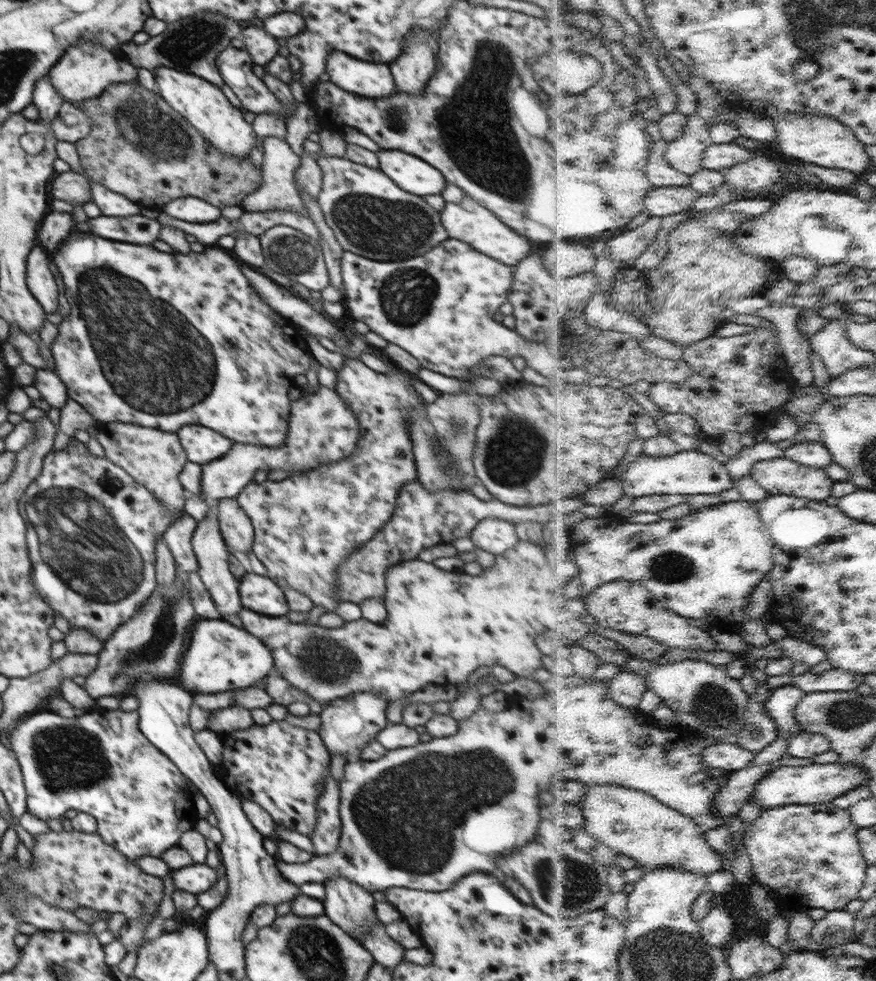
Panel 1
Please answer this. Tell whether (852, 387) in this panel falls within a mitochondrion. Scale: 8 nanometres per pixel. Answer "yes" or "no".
no

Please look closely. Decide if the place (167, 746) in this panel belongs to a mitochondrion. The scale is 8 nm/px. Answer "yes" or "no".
no

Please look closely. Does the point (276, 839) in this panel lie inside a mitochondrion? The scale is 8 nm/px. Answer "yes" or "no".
no

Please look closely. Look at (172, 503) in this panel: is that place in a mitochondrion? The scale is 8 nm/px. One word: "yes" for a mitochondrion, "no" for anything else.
no

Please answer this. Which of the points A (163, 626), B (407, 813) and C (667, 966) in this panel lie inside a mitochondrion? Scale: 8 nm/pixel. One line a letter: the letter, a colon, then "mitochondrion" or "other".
A: mitochondrion
B: mitochondrion
C: mitochondrion

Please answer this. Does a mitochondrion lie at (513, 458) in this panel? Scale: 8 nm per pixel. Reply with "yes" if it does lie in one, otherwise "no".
yes

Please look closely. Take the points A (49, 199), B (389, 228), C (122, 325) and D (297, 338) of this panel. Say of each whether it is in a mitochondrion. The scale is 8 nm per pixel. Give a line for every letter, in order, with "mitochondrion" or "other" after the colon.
A: other
B: mitochondrion
C: mitochondrion
D: other

